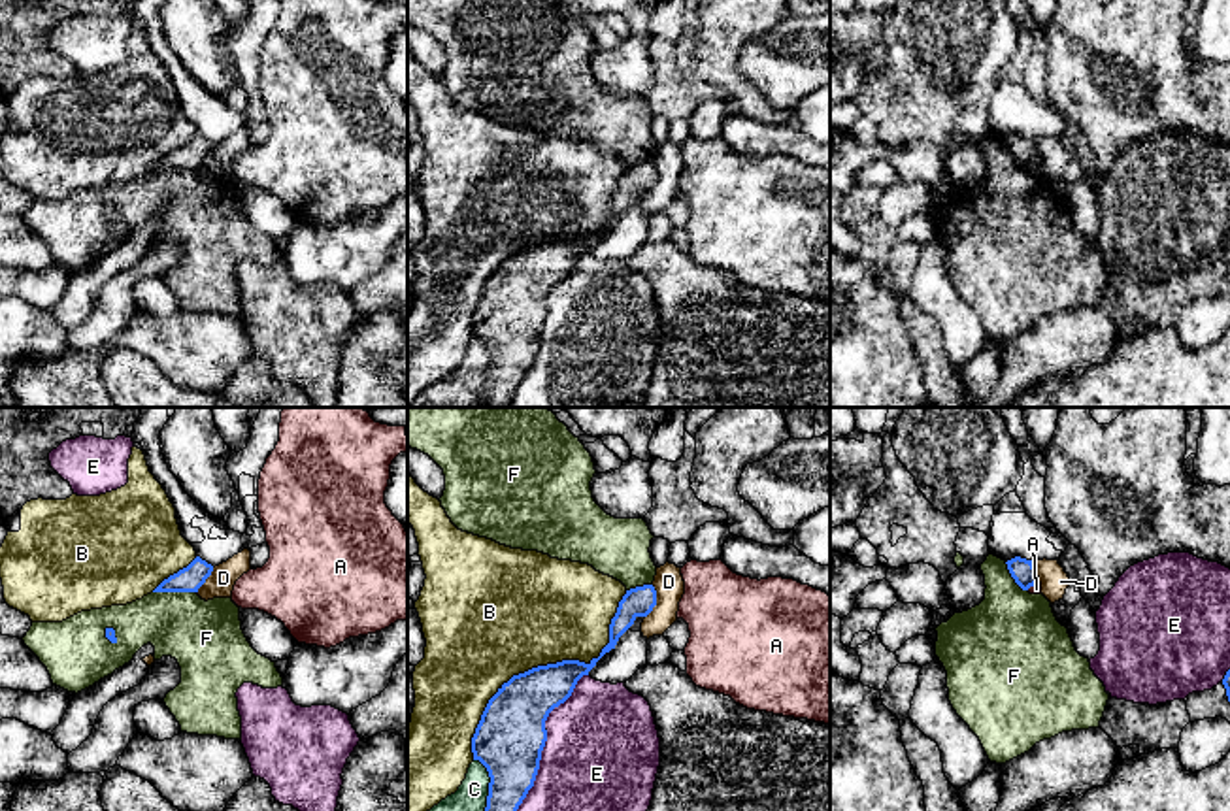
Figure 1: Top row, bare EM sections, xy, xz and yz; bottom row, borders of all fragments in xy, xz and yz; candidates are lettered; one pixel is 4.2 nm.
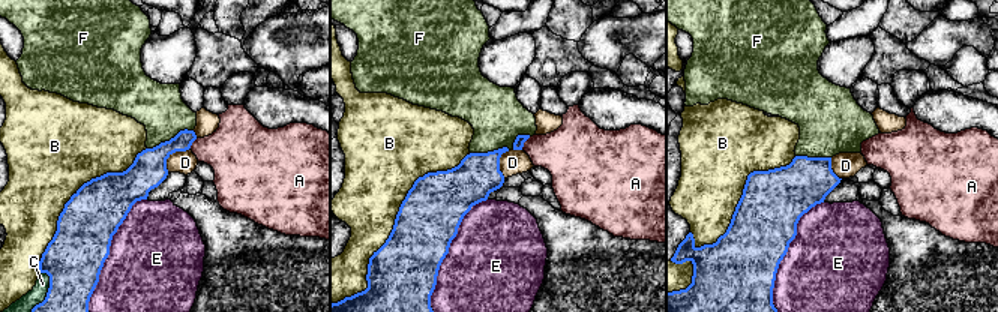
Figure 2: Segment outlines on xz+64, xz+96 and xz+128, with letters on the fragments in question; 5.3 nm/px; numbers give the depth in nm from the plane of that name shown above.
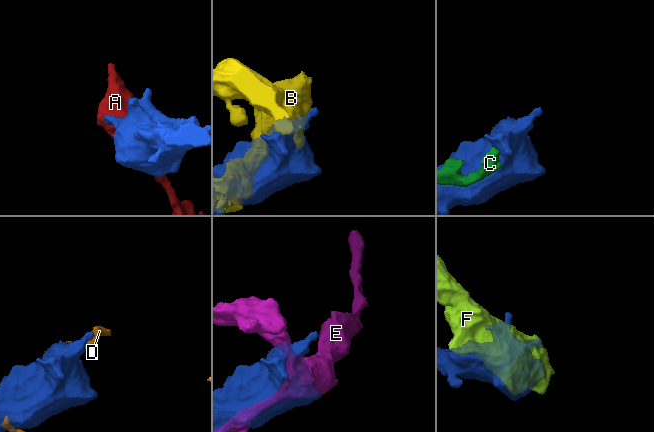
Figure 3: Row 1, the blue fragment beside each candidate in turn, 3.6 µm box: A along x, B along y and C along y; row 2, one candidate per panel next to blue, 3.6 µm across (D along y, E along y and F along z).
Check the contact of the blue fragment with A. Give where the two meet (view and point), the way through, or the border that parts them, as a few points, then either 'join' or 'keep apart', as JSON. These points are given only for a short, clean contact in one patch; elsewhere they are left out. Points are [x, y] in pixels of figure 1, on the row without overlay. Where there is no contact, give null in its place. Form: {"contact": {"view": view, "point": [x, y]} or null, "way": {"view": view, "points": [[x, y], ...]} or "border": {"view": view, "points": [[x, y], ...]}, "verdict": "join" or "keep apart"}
{"contact": {"view": "yz", "point": [1032, 163]}, "border": {"view": "yz", "points": [[1038, 159], [1027, 166]]}, "verdict": "keep apart"}

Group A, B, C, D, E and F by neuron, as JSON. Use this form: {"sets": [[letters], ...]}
{"sets": [["A"], ["B"], ["C"], ["D"], ["E"], ["F"]]}

